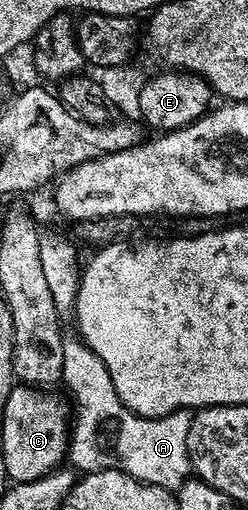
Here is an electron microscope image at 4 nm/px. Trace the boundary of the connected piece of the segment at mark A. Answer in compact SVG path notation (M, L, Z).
M72 341L62 345L62 385L76 400L66 454L67 460L72 460L73 470L85 474L117 469L139 481L173 491L179 491L189 480L192 473L186 447L192 422L189 410L173 409L165 417L143 417L130 411L118 399L106 363L83 341L78 345L72 345Z

